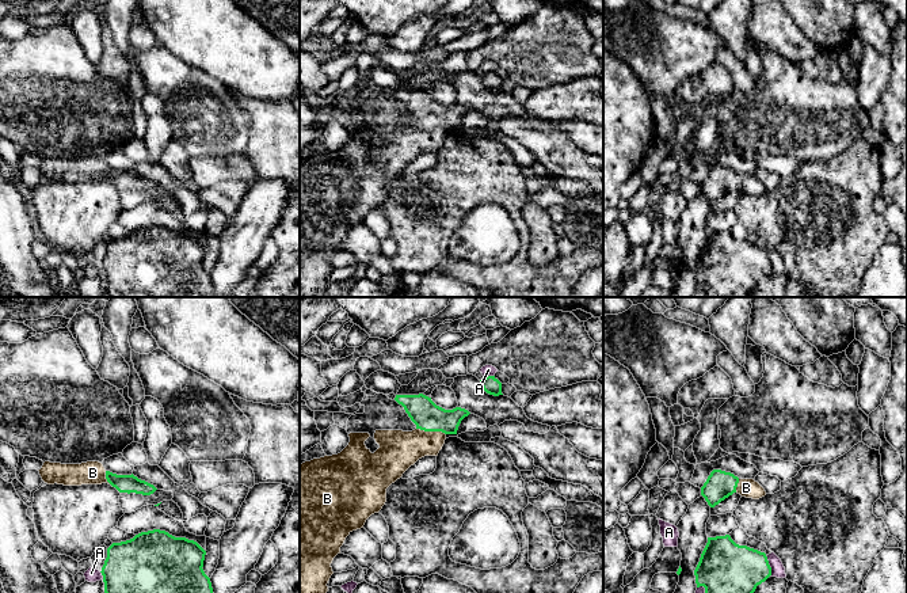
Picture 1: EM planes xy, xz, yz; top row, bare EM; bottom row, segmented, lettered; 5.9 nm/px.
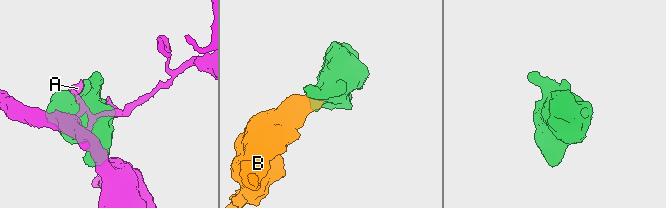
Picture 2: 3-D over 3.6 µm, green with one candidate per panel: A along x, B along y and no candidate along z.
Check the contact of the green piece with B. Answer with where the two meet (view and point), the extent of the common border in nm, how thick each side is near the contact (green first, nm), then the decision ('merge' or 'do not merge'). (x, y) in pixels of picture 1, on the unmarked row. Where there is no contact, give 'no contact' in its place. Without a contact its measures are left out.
contact xz (431, 126); length 180 nm; calibres 170 and 220 nm; merge

